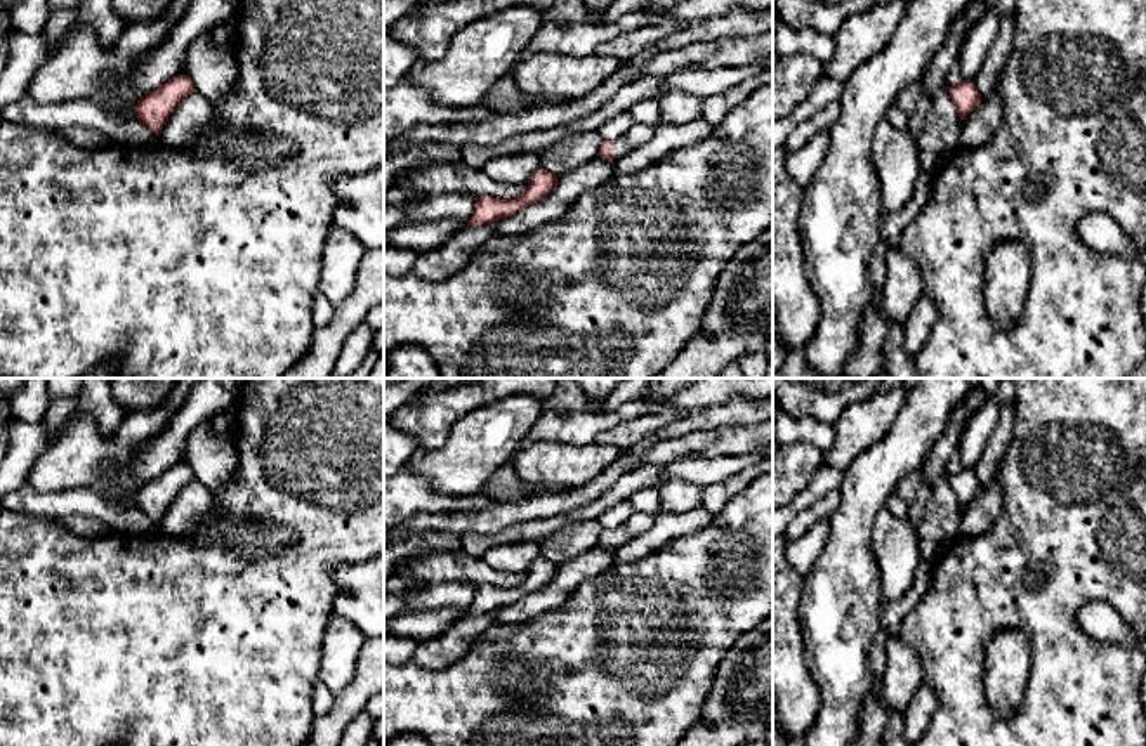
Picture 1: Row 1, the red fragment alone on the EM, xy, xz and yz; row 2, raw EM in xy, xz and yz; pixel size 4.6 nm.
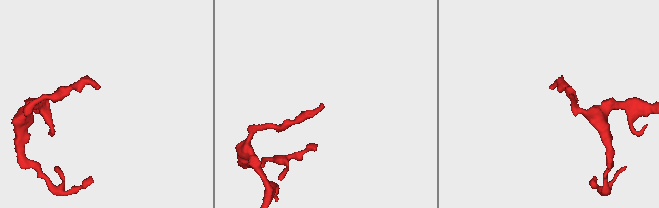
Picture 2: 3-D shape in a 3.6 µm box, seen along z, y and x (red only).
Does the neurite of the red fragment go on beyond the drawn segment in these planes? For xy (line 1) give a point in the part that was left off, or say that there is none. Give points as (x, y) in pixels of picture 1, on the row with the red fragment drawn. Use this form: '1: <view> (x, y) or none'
1: none

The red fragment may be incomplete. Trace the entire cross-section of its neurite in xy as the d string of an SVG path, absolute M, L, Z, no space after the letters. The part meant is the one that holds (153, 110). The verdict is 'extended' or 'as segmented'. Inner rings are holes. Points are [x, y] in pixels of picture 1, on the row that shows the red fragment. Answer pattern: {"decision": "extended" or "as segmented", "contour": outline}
{"decision": "as segmented", "contour": "M177 75L137 101L135 118L158 135L179 102L194 90L188 75Z"}

